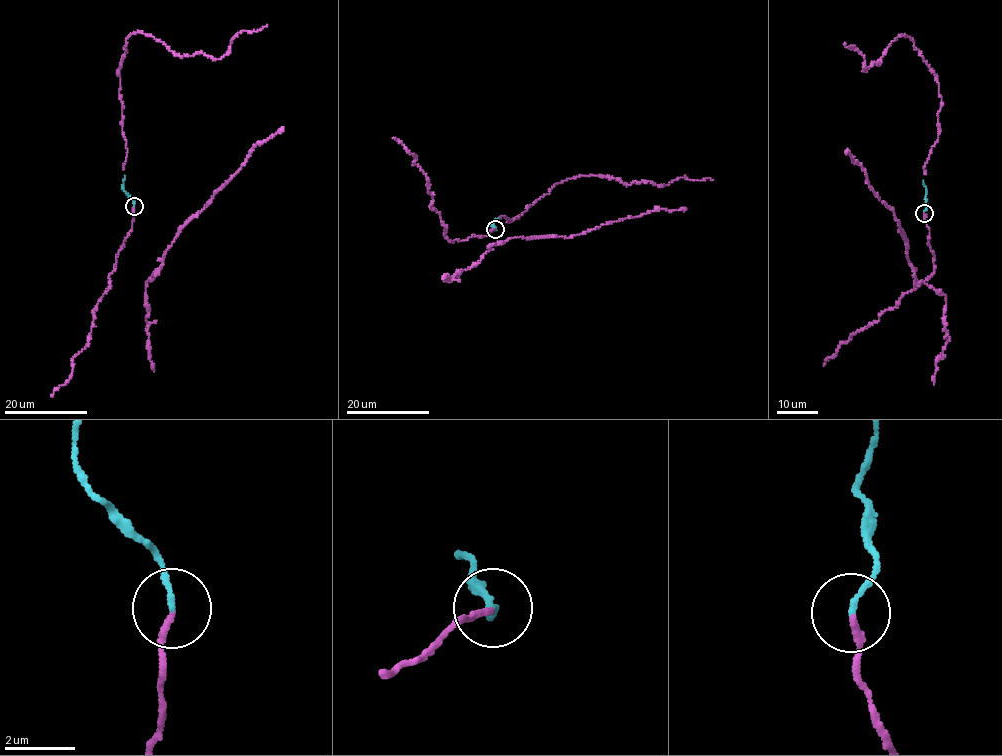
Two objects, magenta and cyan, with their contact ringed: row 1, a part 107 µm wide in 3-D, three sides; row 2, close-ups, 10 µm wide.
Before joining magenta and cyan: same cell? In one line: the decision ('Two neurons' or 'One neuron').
One neuron

